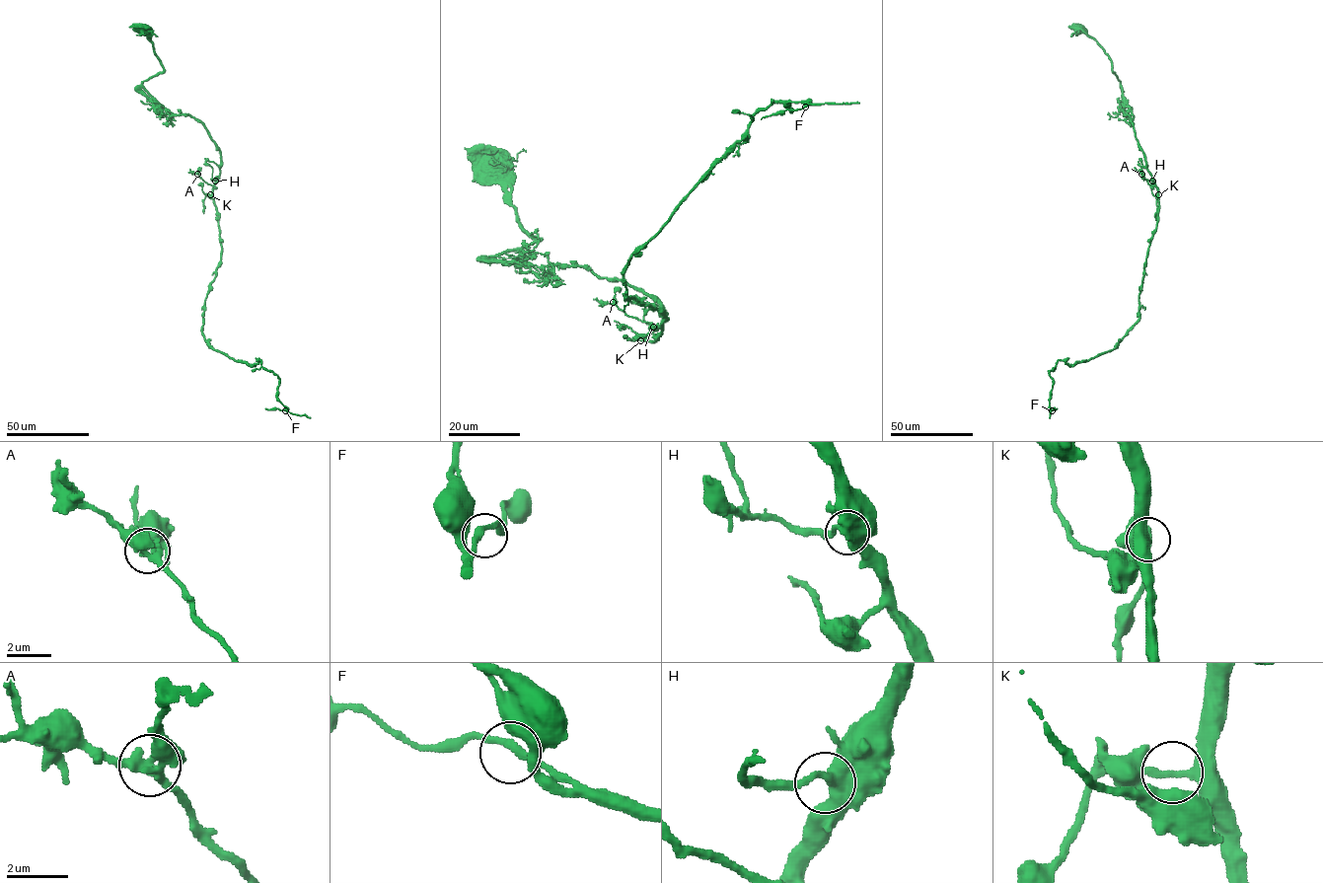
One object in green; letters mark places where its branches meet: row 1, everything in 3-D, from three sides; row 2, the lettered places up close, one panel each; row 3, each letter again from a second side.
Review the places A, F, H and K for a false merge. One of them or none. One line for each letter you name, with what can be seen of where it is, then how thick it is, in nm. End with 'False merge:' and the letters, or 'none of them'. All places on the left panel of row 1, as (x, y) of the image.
False merge: none of them

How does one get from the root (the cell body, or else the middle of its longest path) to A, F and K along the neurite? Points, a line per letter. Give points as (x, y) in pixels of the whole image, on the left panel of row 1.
A: (144, 28), (164, 70), (142, 88), (171, 116), (188, 114), (199, 120), (220, 152), (215, 187), (197, 174)
F: (144, 28), (164, 70), (142, 88), (199, 120), (220, 156), (202, 335), (260, 360), (285, 410)
K: (144, 28), (164, 70), (142, 88), (171, 116), (188, 114), (199, 120), (220, 152), (220, 174), (210, 194)

